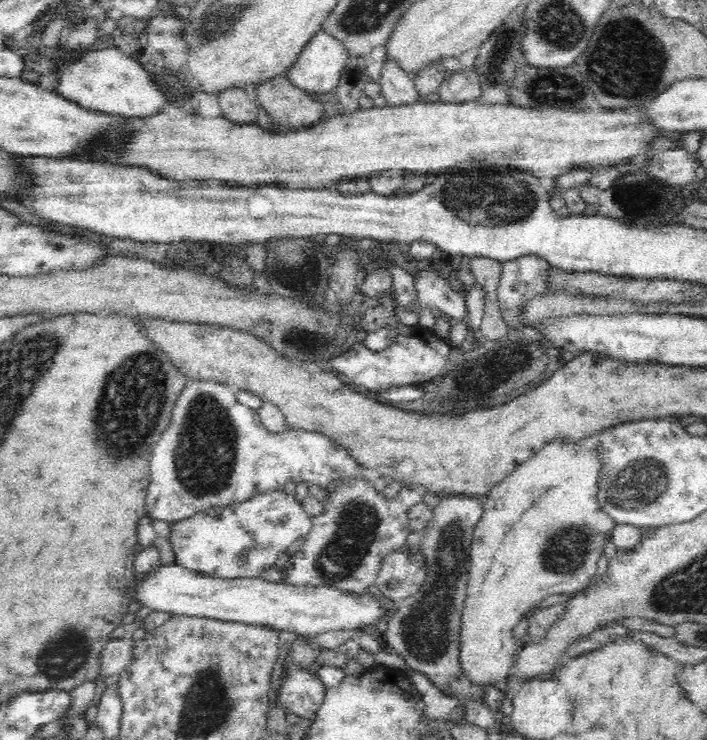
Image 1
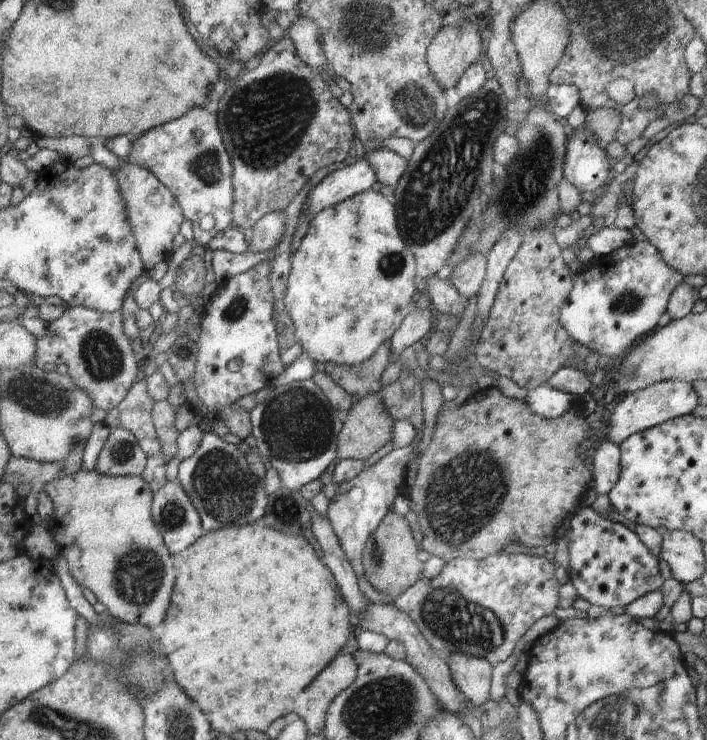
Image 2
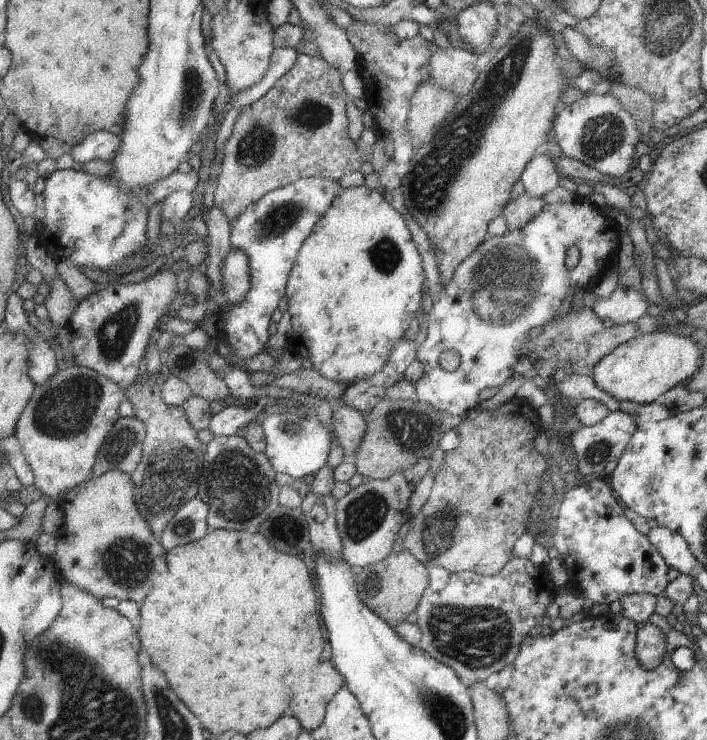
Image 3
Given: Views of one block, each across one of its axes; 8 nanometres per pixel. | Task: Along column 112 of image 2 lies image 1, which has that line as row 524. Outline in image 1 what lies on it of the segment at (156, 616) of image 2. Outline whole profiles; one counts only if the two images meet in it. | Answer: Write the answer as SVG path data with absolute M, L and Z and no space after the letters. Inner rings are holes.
M594 438L589 440L582 440L578 444L568 444L563 440L553 440L551 443L546 444L535 455L530 457L530 460L518 465L518 468L504 477L489 494L483 499L483 515L475 526L473 532L473 539L471 542L471 574L470 581L467 588L467 598L464 604L464 610L461 618L461 631L460 631L460 660L459 667L461 672L461 679L466 679L474 687L484 688L484 686L500 685L504 686L510 668L514 666L514 656L517 655L516 650L522 646L522 642L514 636L514 626L520 620L530 616L530 612L538 606L549 596L556 595L572 595L579 591L584 591L597 576L597 566L600 557L604 552L604 545L610 538L611 530L616 524L609 516L608 513L599 505L597 501L597 480L600 470L600 463L595 454Z

